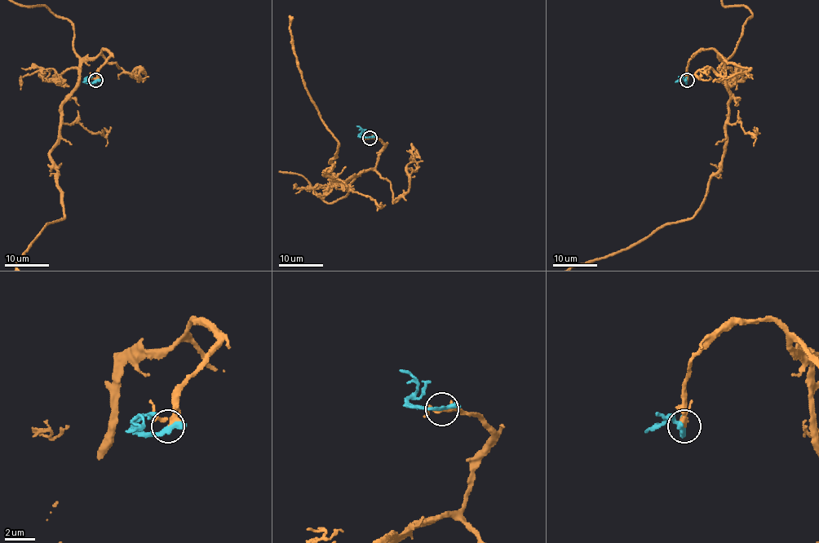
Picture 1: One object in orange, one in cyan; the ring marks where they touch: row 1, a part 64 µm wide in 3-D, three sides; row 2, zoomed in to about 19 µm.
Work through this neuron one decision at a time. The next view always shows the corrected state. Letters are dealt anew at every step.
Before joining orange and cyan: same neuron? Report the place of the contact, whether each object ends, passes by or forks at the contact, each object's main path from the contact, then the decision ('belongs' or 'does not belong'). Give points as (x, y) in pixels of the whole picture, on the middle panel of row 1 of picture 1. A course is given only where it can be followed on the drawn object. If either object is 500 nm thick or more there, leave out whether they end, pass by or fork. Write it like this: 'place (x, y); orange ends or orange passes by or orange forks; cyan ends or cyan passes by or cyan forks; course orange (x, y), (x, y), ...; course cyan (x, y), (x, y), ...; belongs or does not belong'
place (369, 138); orange passes by; cyan passes by; course orange (369, 137), (383, 143), (377, 164), (361, 171), (347, 195), (329, 203), (303, 176); course cyan (369, 137), (361, 137), (360, 129), (356, 126); belongs

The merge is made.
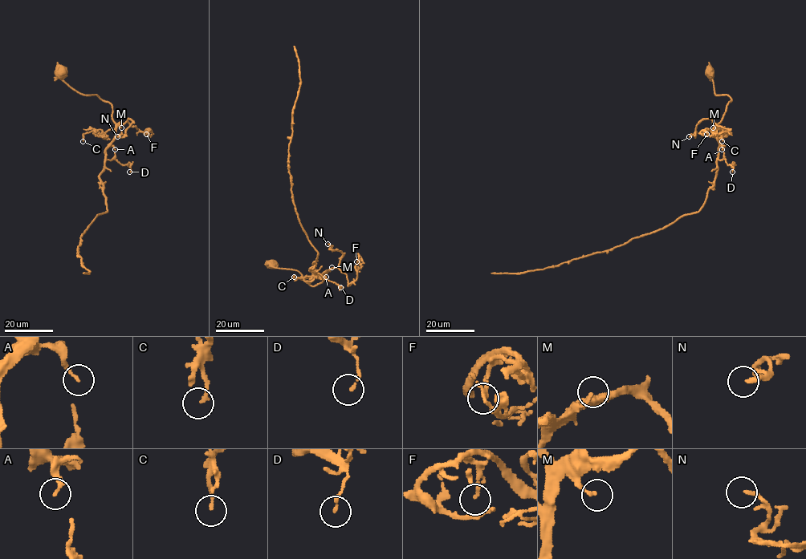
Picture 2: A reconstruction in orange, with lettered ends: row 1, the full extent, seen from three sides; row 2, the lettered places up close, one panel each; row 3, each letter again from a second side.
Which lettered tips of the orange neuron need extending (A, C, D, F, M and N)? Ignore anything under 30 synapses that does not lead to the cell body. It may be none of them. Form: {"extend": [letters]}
{"extend": []}

